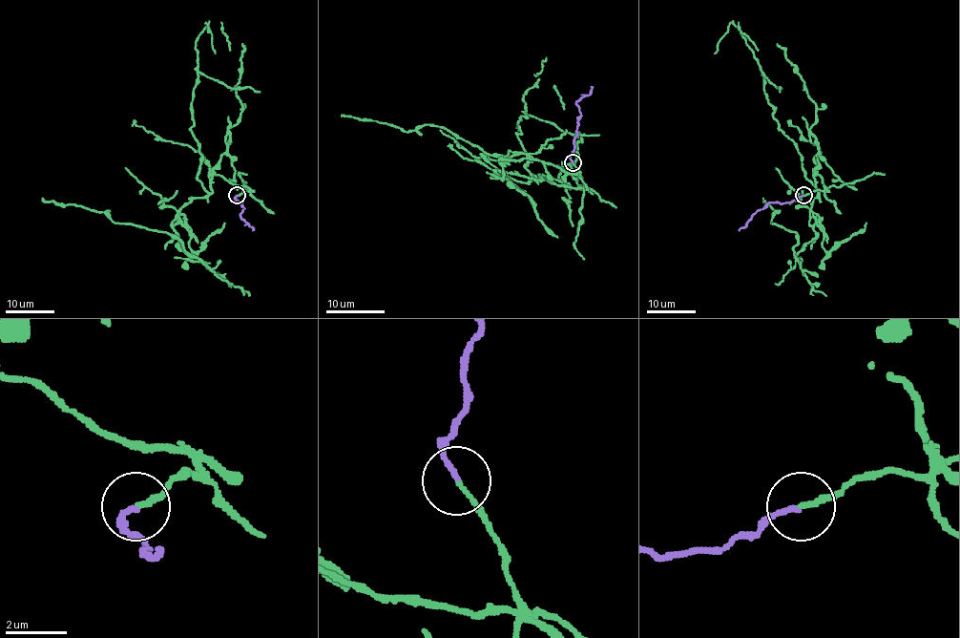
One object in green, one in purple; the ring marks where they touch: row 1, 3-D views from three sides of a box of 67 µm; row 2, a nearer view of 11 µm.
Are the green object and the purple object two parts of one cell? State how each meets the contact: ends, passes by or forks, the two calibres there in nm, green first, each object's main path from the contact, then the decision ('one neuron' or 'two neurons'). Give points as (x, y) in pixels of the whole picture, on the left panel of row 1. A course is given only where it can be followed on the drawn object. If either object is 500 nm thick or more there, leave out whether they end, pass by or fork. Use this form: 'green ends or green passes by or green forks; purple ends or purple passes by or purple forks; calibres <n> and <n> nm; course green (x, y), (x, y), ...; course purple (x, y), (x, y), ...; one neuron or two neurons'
green ends; purple ends; calibres 160 and 160 nm; course green (237, 195), (246, 189), (213, 174), (212, 191), (182, 207), (173, 227), (186, 253), (170, 234), (42, 198); course purple (237, 195), (238, 202), (241, 202), (244, 208), (240, 216), (253, 231); two neurons

